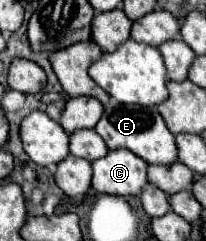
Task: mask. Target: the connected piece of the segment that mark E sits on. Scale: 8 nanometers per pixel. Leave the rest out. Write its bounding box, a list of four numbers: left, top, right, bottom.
[95,100,177,164]

